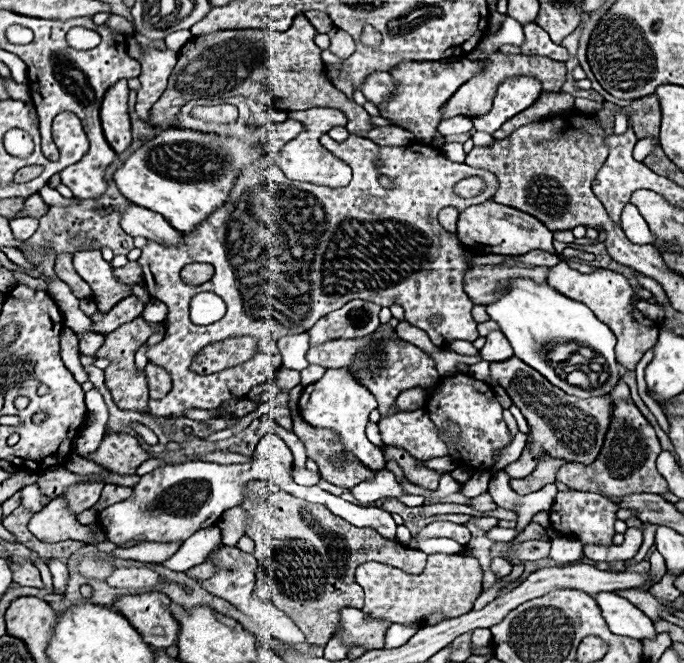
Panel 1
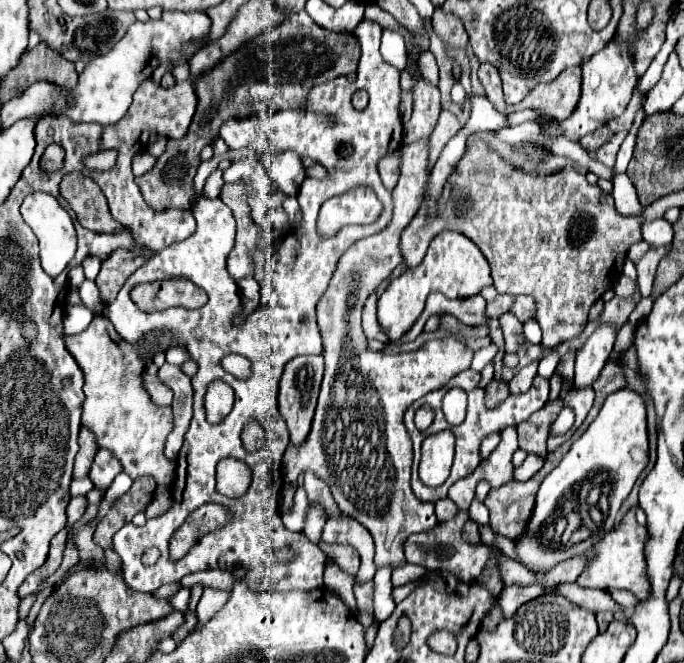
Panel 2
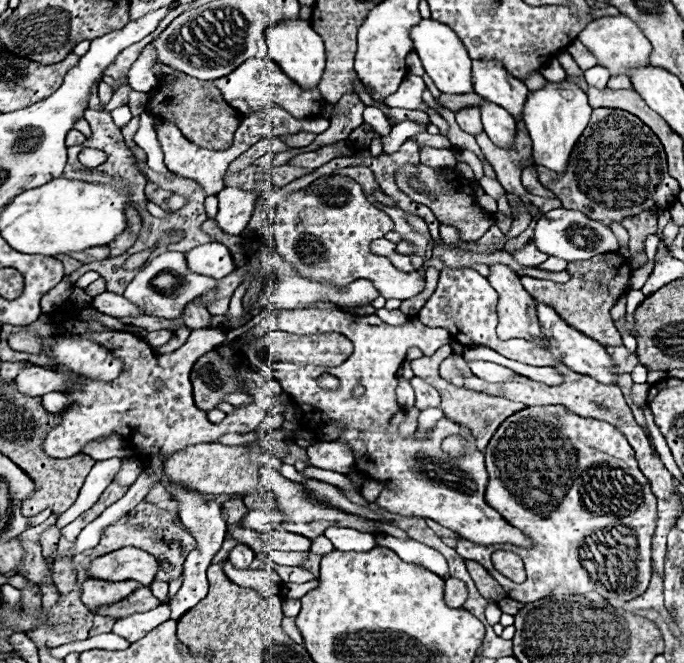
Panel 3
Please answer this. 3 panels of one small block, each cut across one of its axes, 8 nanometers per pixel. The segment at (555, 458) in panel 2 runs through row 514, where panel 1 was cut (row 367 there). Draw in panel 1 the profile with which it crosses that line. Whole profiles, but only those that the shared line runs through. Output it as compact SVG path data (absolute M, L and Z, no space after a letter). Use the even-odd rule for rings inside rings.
M504 360L500 364L490 364L492 378L508 392L512 402L520 408L524 418L530 424L530 444L524 448L522 456L508 464L504 472L510 474L510 478L524 478L528 476L540 462L542 456L550 458L562 458L566 462L578 462L578 464L592 464L602 448L608 424L610 424L610 400L608 398L576 398L560 388L552 386L540 372L534 368L528 368L522 360Z

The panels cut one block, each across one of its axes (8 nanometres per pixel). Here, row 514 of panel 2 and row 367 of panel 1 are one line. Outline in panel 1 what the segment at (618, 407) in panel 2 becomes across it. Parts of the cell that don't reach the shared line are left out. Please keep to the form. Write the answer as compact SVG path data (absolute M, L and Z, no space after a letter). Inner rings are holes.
M514 278L514 280L510 280L508 288L502 292L502 296L498 300L486 304L486 312L490 314L490 318L494 322L498 322L500 330L504 332L504 336L512 344L514 356L520 358L522 362L526 362L528 366L532 366L534 370L538 370L548 382L562 388L564 392L578 396L578 398L606 396L606 394L610 394L610 390L618 382L620 376L618 376L616 358L614 358L616 336L612 334L612 330L606 324L602 324L600 320L596 320L596 316L592 314L592 310L588 306L566 298L564 294L556 292L546 282L538 284L530 278ZM558 342L564 342L564 344L566 342L578 342L578 344L592 348L596 354L600 354L608 364L608 374L612 376L612 386L600 386L600 388L594 388L594 390L584 390L584 388L578 388L578 386L570 386L560 376L556 376L556 372L548 366L544 356L546 356L546 350L550 350L550 346L558 344Z

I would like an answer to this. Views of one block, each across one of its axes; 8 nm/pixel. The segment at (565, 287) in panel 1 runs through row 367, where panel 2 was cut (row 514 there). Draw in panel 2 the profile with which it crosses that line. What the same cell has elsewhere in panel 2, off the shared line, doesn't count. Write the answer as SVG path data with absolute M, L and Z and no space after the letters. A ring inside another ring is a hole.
M632 506L624 518L616 528L612 528L600 542L596 542L588 554L588 564L584 568L584 572L578 576L578 586L586 586L586 588L600 588L600 590L630 590L634 592L638 598L650 598L650 582L648 582L648 574L646 574L646 554L644 554L644 546L648 542L648 530L644 526L640 526L636 522L636 510L638 506Z

